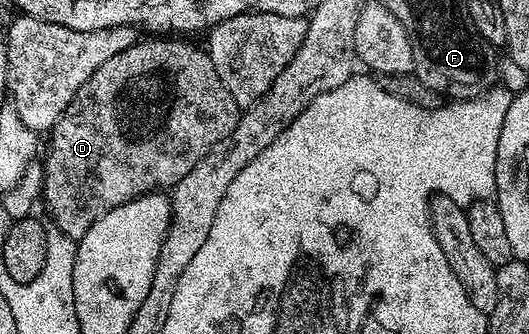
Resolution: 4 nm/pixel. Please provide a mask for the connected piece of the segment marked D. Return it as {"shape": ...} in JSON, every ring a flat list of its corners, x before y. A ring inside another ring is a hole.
{"shape":[[184,38,148,39,152,40,137,39,135,44,122,50,122,54,114,54,114,58,109,58,103,66,98,66,98,70,94,70,94,74,90,74,90,78,86,78,83,86,76,91,70,106,66,106,62,118,58,118,55,128,50,133,52,141,48,144,48,157,43,157,42,160,44,165,44,195,42,200,45,205,48,203,48,212,52,215,53,222,56,223,53,224,55,231,66,234,74,241,80,241,86,234,86,230,90,230,90,226,94,226,94,222,98,222,98,218,110,214,110,210,114,210,131,200,137,200,139,196,148,196,151,192,175,188,178,182,182,182,182,178,186,178,186,174,190,174,190,170,194,170,194,166,198,166,200,159,215,144,228,137,234,130,234,126,238,126,240,121,242,109,234,102,230,90,226,90,222,78,218,78,218,70,214,70,214,62,201,45,199,48,196,44,187,44,184,41,187,39]]}

